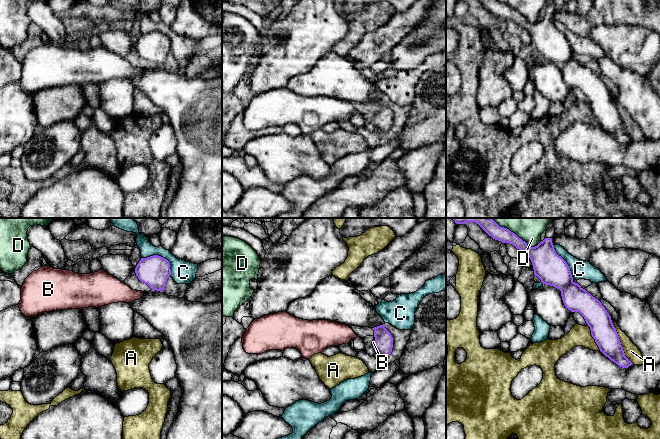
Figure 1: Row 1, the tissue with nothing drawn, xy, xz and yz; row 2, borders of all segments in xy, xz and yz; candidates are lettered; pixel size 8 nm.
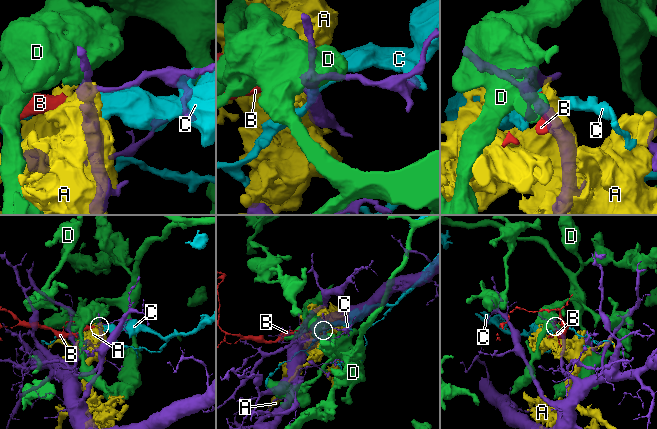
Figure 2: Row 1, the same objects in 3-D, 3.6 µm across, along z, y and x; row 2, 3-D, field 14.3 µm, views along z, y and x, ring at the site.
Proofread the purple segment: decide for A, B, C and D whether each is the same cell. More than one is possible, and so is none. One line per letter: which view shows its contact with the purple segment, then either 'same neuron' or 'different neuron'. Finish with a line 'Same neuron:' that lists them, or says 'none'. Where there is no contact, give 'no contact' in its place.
A: yz | different neuron
B: xz | same neuron
C: xy | different neuron
D: yz | different neuron
Same neuron: B

